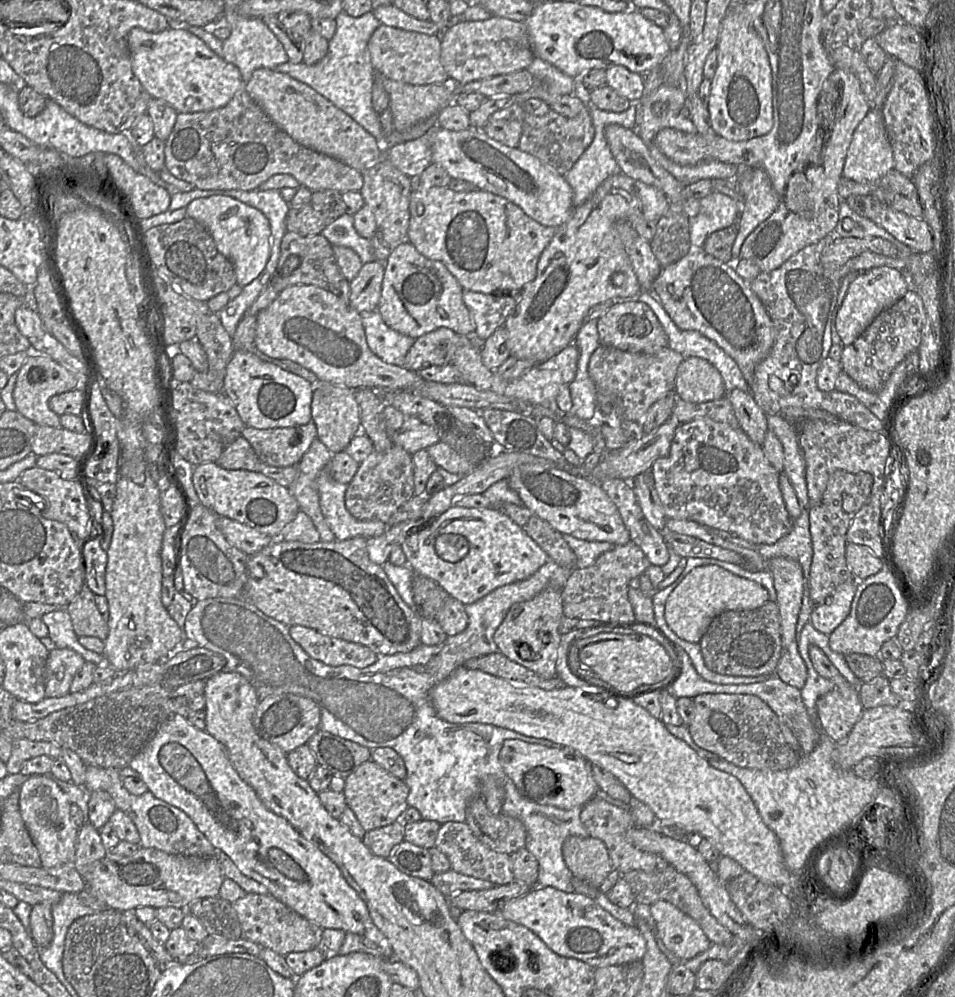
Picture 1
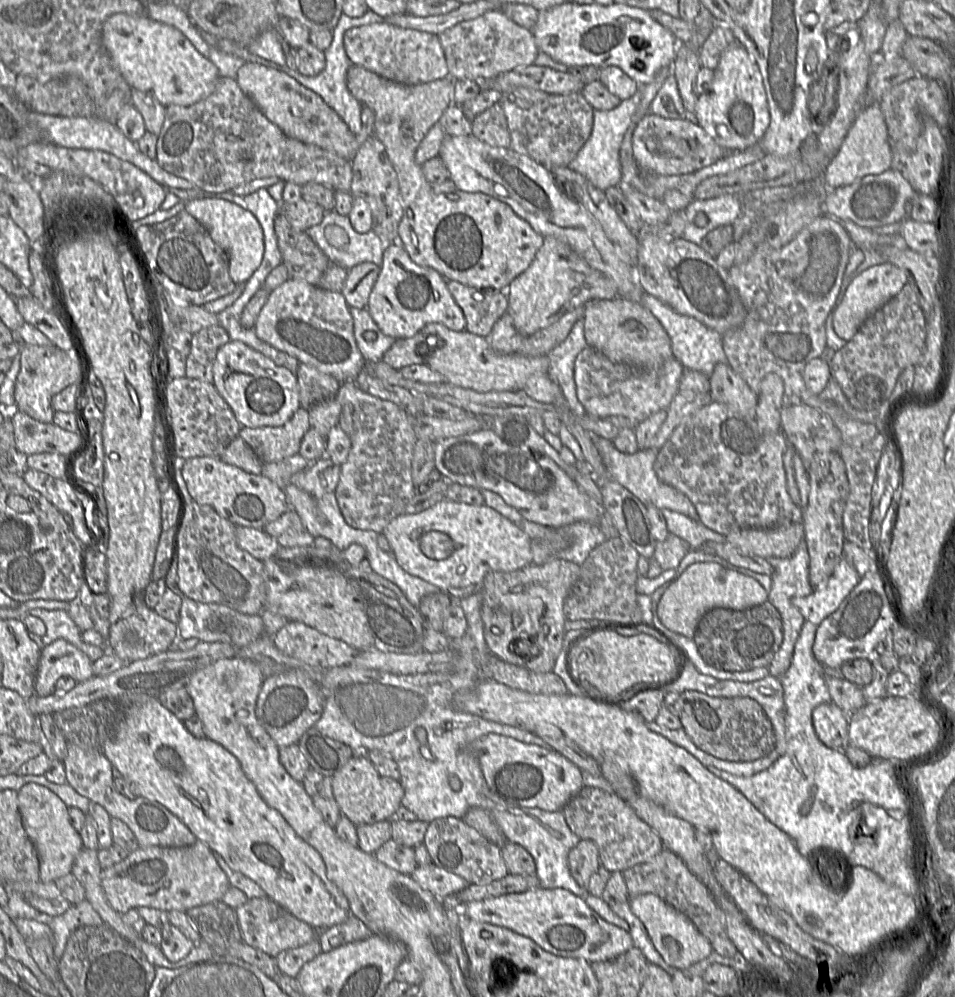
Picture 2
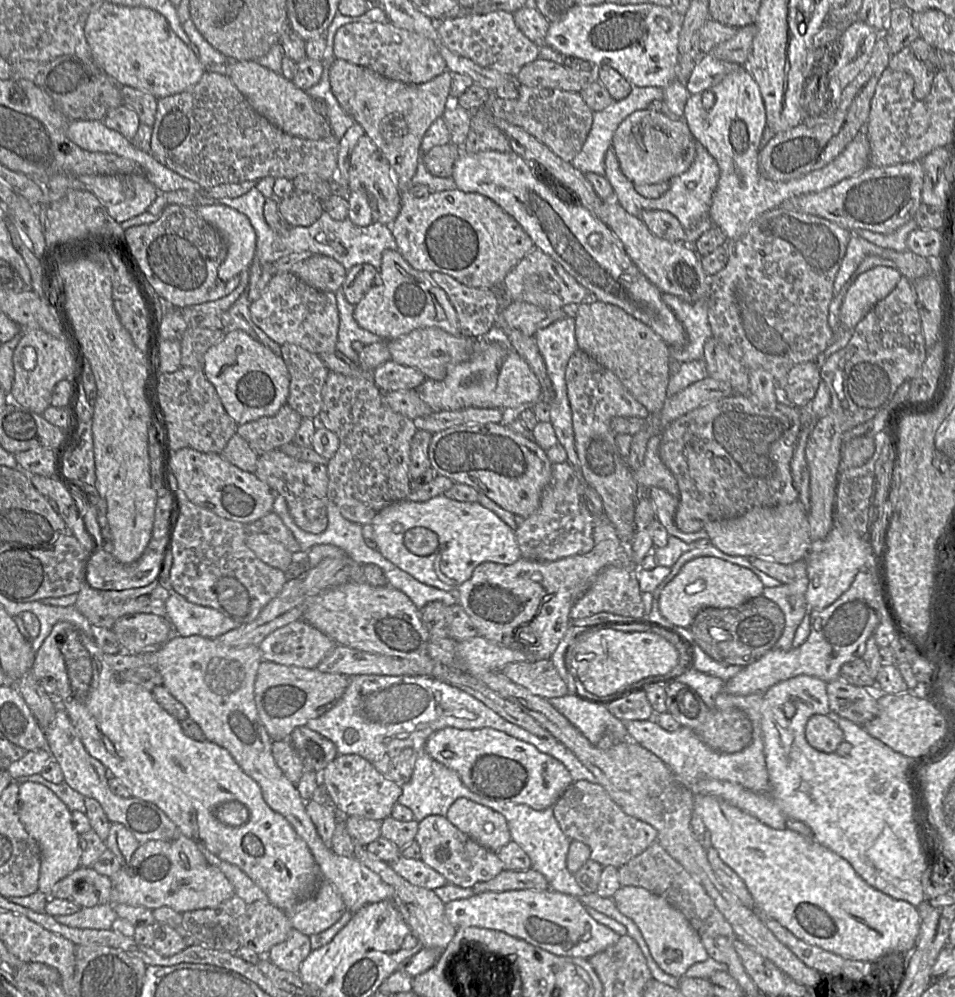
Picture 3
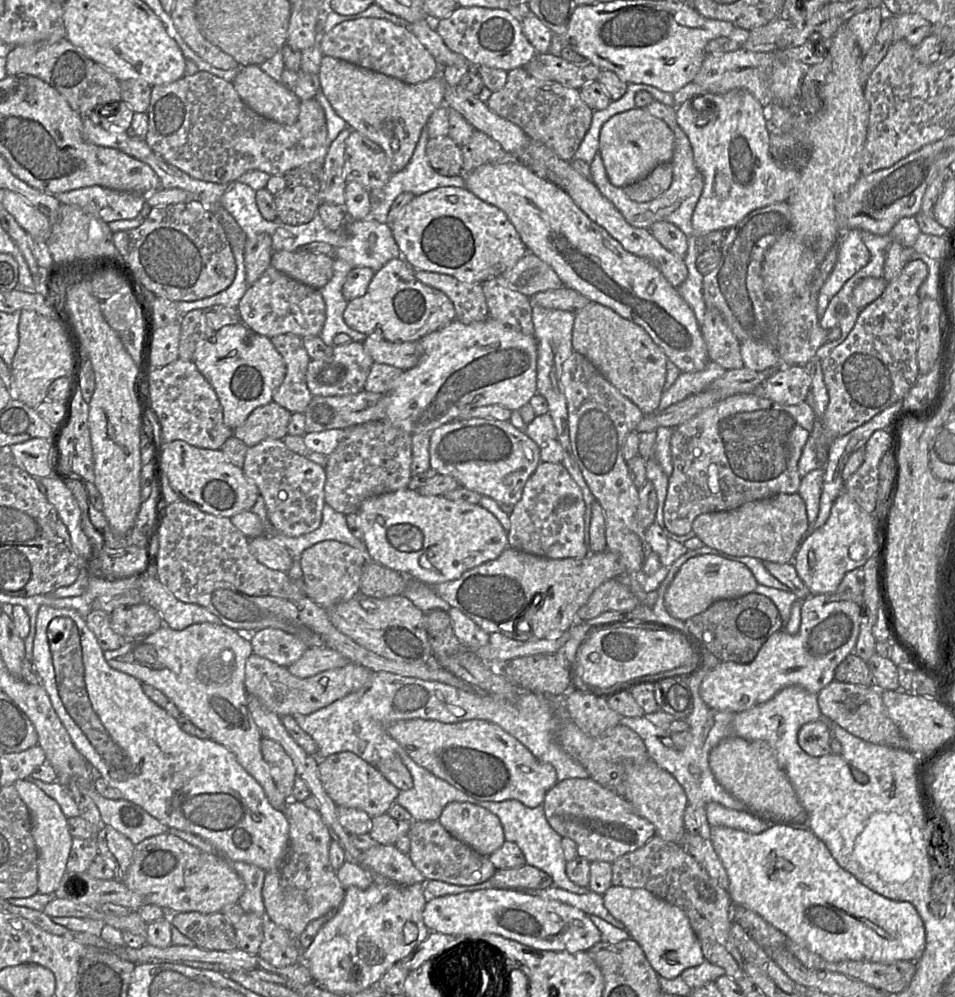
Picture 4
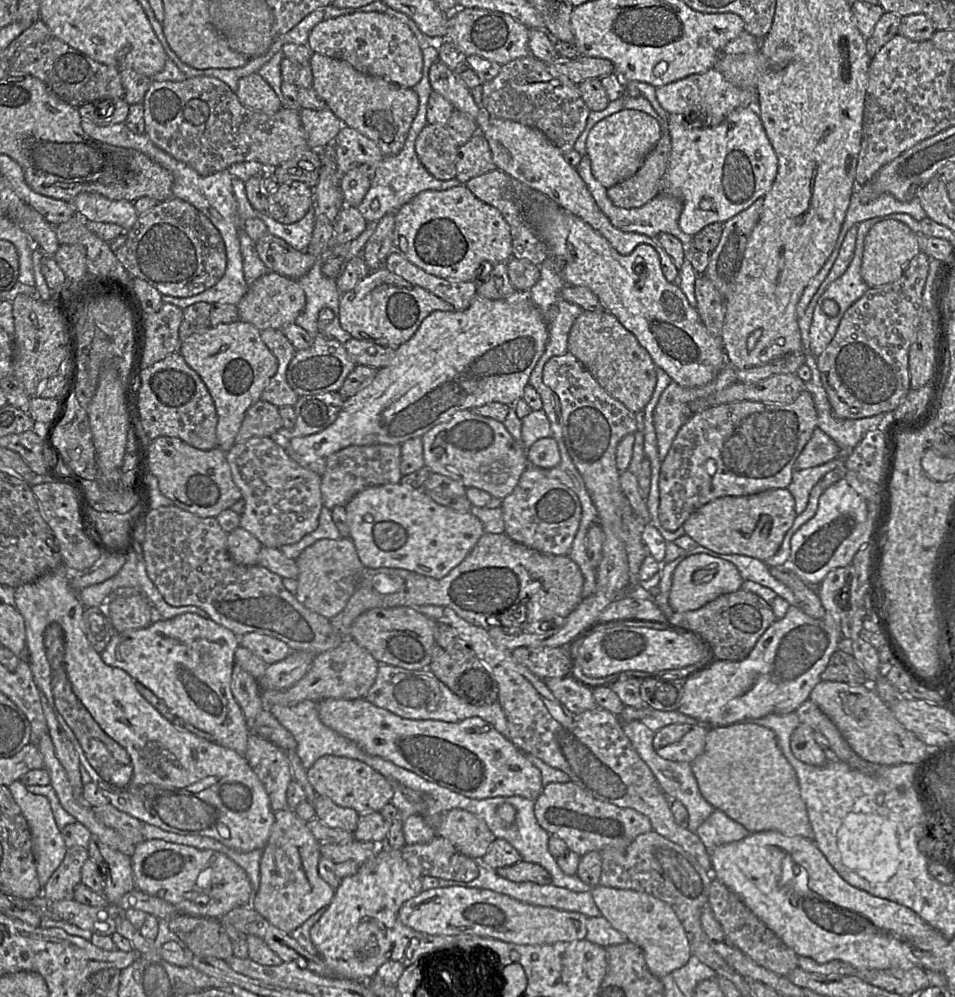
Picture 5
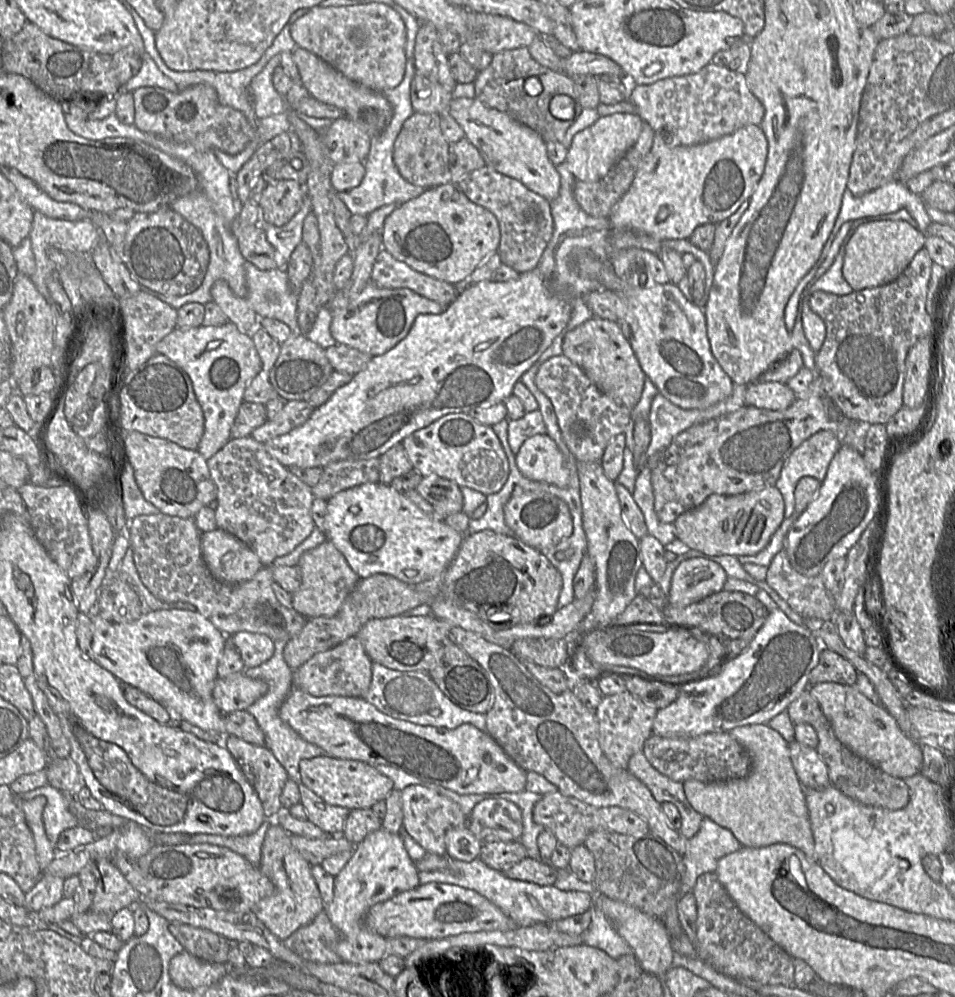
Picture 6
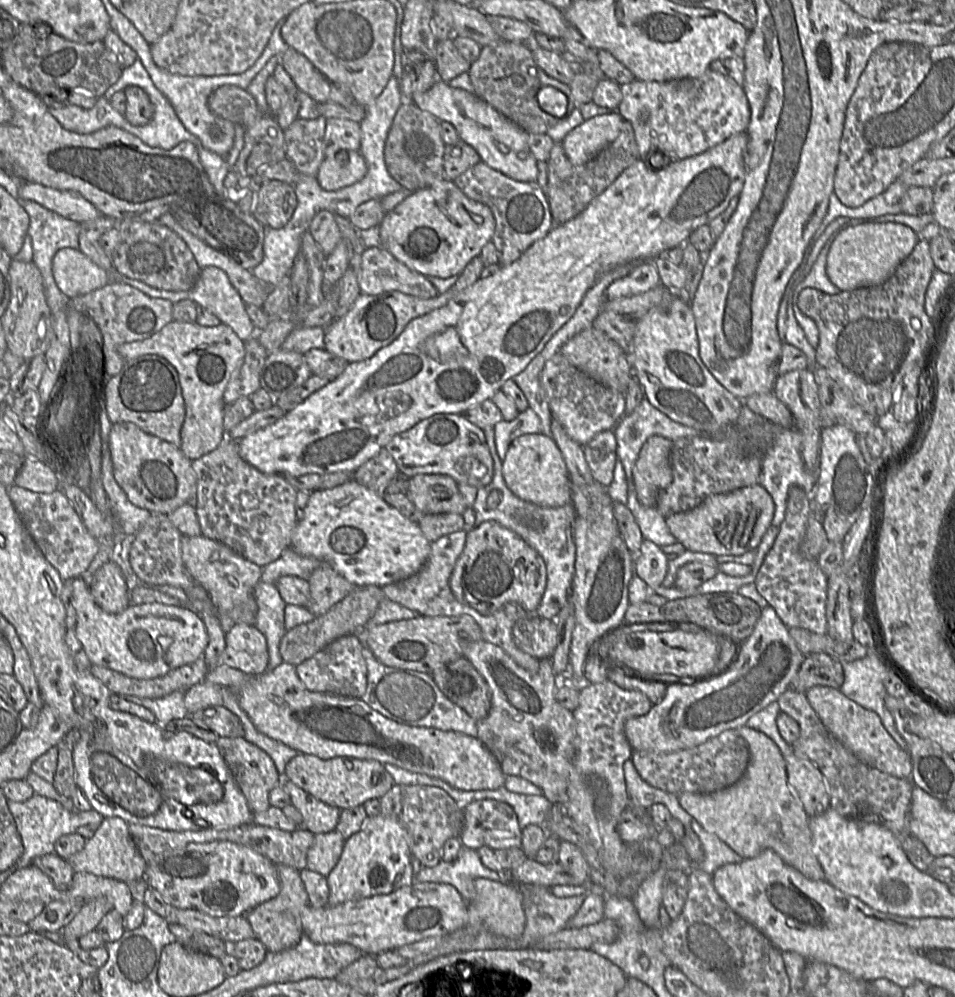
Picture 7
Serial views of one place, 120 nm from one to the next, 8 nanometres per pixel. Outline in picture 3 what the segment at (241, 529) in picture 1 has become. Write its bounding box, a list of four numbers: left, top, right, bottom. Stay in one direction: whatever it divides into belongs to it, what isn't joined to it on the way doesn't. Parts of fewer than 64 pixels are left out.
[246,533,293,572]

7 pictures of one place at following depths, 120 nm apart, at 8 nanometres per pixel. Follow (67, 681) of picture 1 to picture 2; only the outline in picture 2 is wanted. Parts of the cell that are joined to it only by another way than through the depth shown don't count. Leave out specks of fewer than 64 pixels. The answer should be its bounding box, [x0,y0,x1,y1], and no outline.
[35,639,93,695]

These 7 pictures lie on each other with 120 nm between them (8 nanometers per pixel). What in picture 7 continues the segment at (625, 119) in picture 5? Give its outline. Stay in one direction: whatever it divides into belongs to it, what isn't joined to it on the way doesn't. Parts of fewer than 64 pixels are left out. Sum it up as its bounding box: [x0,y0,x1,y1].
[562,111,624,165]

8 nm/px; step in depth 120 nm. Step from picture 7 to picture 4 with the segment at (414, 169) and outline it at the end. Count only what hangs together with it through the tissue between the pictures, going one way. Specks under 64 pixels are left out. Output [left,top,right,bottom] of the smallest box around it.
[426,135,462,176]

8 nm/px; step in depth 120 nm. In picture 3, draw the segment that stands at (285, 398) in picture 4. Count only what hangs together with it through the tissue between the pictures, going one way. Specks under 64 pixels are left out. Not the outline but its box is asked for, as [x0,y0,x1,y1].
[280,343,329,420]

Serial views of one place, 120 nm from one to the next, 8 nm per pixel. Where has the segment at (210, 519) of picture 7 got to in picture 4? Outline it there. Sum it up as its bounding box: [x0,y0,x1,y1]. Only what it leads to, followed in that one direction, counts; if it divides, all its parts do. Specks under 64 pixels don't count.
[242,439,325,537]

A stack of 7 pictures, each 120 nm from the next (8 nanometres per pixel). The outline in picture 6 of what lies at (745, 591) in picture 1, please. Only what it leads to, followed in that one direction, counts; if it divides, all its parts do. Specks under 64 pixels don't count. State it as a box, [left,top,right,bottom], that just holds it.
[668,557,728,607]

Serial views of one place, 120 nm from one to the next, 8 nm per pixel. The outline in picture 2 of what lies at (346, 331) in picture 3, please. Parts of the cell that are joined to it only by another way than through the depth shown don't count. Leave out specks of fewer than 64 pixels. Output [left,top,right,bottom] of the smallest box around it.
[350,307,396,374]

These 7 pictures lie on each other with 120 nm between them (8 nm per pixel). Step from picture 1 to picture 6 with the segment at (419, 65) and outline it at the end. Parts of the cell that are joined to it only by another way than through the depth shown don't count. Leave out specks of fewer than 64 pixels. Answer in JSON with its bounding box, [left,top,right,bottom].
[290,4,407,93]

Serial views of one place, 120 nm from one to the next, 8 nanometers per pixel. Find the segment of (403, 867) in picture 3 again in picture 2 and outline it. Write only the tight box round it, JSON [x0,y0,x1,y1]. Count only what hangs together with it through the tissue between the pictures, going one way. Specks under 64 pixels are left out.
[411,863,469,899]

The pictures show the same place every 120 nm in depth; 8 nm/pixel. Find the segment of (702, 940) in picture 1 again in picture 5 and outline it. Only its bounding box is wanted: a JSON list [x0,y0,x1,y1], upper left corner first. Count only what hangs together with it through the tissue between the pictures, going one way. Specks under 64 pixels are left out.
[591,885,692,979]

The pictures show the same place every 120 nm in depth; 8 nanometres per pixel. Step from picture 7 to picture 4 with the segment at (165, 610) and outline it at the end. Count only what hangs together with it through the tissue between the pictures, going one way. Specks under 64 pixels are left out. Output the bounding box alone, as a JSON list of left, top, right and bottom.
[103,622,286,811]

